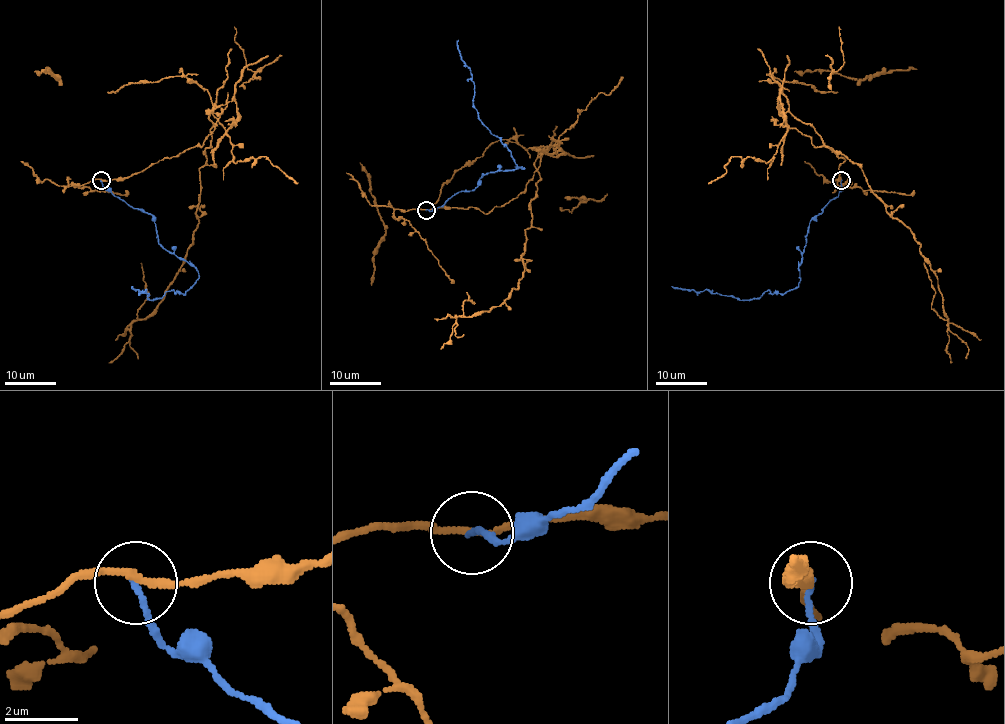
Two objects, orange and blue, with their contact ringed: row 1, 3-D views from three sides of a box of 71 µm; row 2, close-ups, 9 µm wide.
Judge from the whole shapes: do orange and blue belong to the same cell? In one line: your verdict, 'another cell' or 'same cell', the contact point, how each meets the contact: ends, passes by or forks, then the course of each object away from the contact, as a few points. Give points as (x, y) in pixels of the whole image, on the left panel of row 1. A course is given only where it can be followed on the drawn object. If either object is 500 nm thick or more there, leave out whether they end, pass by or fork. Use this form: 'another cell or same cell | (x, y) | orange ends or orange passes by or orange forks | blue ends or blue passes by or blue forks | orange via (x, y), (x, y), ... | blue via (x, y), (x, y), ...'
another cell | (101, 180) | orange passes by | blue ends | orange via (101, 180), (200, 147), (217, 118), (210, 113), (192, 244), (140, 320), (141, 262) | blue via (101, 180), (147, 212), (158, 242), (198, 271), (185, 293), (168, 291), (151, 300), (132, 286)

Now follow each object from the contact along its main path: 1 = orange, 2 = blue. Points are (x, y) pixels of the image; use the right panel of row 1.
1: (841, 180), (845, 159), (790, 129), (787, 112), (857, 163), (911, 231), (947, 320), (932, 307), (924, 262)
2: (841, 180), (843, 189), (809, 222), (795, 288), (784, 293), (767, 291), (759, 297), (741, 300), (672, 286)

